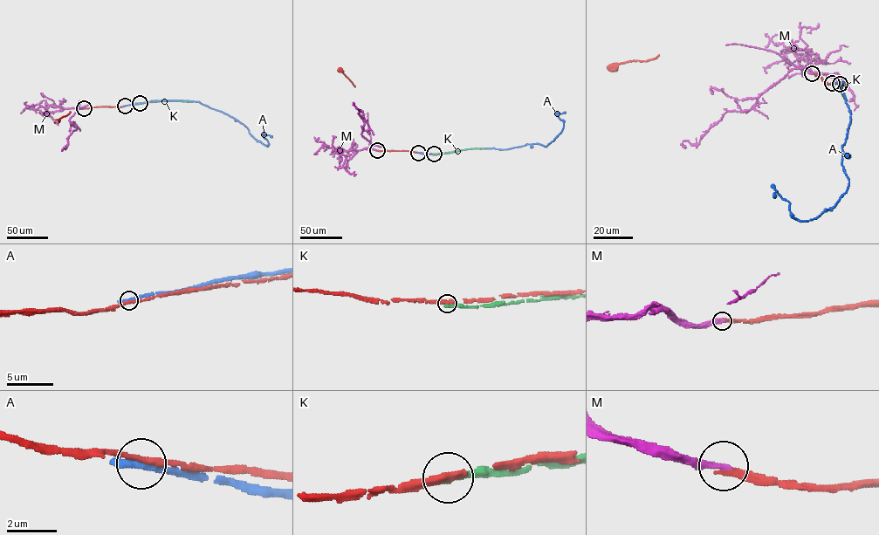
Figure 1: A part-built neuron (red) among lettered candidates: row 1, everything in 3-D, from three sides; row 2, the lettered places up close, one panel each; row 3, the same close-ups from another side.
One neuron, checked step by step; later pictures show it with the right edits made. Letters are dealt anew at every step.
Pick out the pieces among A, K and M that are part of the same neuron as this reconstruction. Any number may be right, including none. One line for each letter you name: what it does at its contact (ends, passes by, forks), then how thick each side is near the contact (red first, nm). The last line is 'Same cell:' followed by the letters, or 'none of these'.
M: it ends there; 320 nm thick on the red side, 360 nm on the other
Same cell: M

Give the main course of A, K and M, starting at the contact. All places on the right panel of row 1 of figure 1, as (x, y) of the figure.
A: (831, 83), (842, 82), (851, 120), (841, 147), (847, 189), (808, 220), (793, 216), (774, 188), (775, 197)
K: (840, 84), (843, 84), (841, 92), (844, 99)
M: (812, 73), (802, 66), (793, 69), (764, 92), (753, 107), (728, 111), (698, 144), (683, 141), (685, 148)

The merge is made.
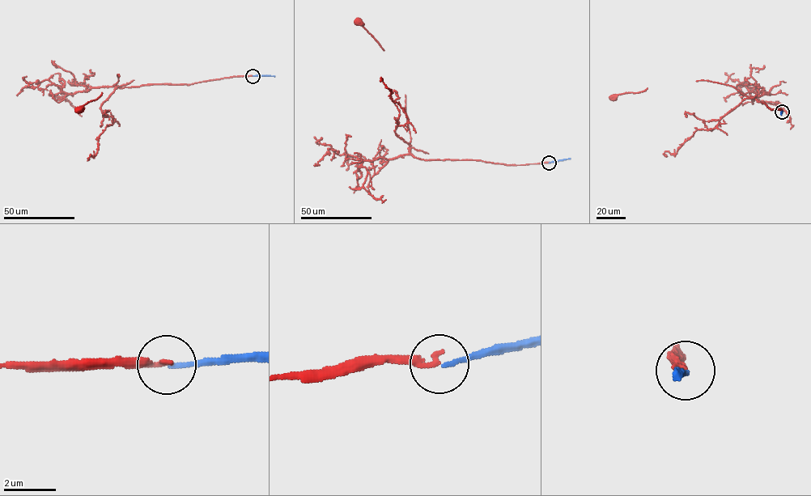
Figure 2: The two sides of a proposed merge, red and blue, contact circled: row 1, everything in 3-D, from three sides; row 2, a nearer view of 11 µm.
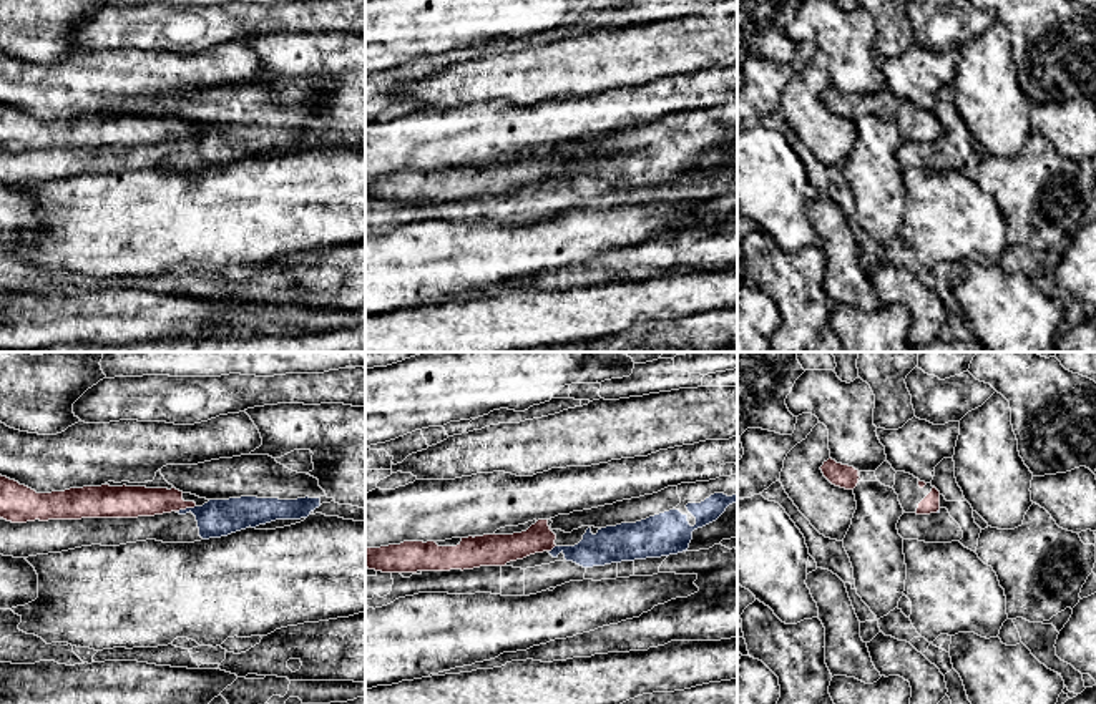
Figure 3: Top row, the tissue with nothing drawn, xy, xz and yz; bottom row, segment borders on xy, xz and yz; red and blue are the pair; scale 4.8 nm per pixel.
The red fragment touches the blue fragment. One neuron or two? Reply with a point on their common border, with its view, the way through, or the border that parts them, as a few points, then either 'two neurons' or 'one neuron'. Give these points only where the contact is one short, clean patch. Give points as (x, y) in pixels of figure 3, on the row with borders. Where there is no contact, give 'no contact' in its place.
meets red in xy at (185, 508); border along xy (195, 505), (176, 512); two neurons

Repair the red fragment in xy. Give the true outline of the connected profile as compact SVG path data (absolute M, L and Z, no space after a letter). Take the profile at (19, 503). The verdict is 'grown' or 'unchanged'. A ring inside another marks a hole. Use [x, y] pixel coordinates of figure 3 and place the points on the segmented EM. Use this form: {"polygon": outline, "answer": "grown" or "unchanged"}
{"polygon": "M0 475L0 518L12 523L81 520L81 518L138 518L203 506L209 500L176 488L146 486L83 486L65 491L37 493Z", "answer": "grown"}

